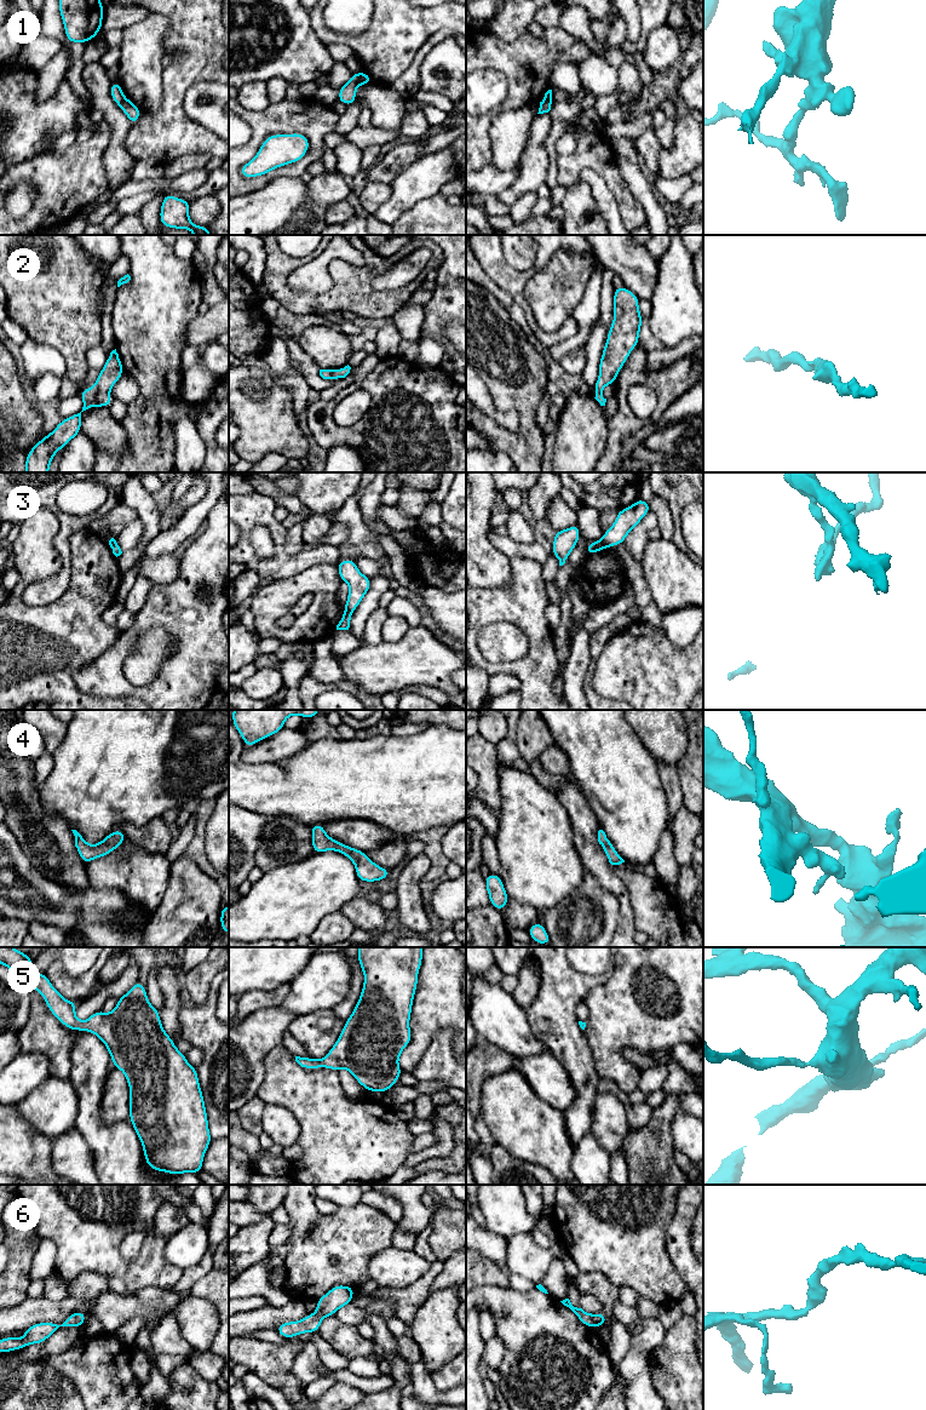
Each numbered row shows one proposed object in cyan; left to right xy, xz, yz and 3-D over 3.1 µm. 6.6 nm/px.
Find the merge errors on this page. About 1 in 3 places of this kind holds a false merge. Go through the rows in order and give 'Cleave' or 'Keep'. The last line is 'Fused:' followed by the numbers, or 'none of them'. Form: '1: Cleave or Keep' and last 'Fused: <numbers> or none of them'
1: Cleave
2: Keep
3: Cleave
4: Keep
5: Keep
6: Keep
Fused: 1, 3

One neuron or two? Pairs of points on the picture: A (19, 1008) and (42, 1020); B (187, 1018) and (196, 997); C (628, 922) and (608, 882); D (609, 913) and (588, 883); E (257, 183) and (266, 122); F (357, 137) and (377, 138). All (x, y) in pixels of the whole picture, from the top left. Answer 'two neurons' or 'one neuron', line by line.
A: two neurons
B: two neurons
C: one neuron
D: one neuron
E: one neuron
F: one neuron

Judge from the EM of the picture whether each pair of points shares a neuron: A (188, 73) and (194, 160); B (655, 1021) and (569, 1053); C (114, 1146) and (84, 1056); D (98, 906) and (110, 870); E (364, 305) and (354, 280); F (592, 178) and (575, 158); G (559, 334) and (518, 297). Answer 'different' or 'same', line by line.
A: different
B: different
C: same
D: different
E: same
F: different
G: same

